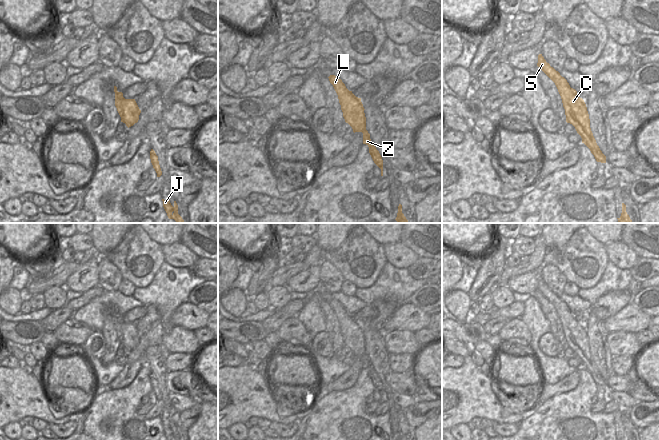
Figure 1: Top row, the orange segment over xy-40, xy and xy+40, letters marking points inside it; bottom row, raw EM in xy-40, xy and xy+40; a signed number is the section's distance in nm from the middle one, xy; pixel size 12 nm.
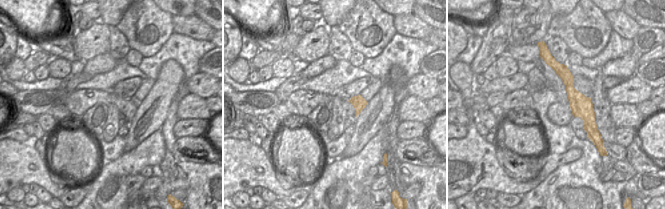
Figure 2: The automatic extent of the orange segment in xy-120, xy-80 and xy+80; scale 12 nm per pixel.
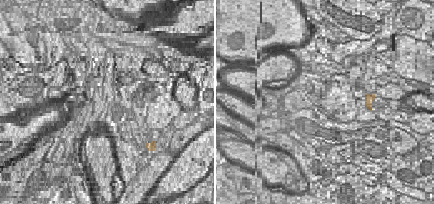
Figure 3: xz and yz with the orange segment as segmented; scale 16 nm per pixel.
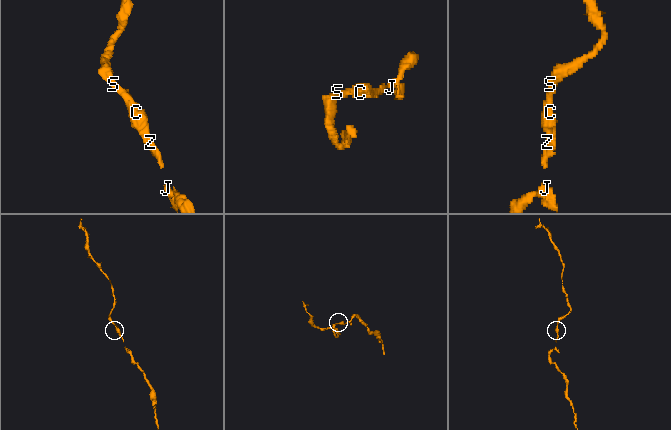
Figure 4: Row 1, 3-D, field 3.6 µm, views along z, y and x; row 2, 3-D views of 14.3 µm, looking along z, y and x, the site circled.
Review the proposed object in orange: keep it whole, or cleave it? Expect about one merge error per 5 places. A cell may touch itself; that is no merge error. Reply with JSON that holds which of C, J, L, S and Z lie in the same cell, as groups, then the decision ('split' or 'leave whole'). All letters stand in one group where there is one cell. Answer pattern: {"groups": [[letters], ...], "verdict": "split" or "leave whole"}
{"groups": [["C", "J", "L", "S", "Z"]], "verdict": "leave whole"}

